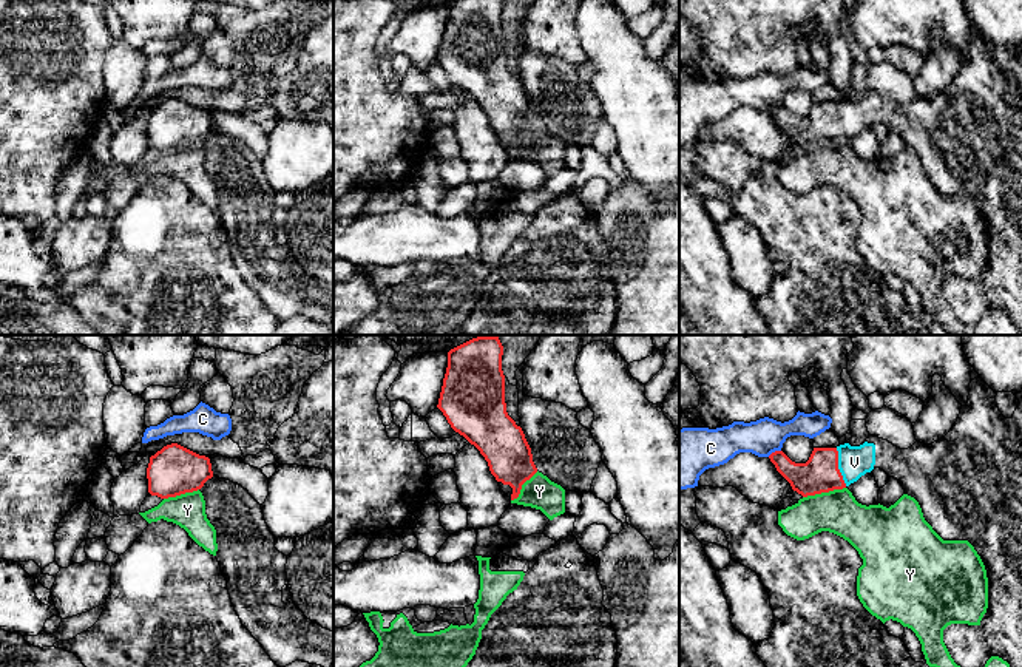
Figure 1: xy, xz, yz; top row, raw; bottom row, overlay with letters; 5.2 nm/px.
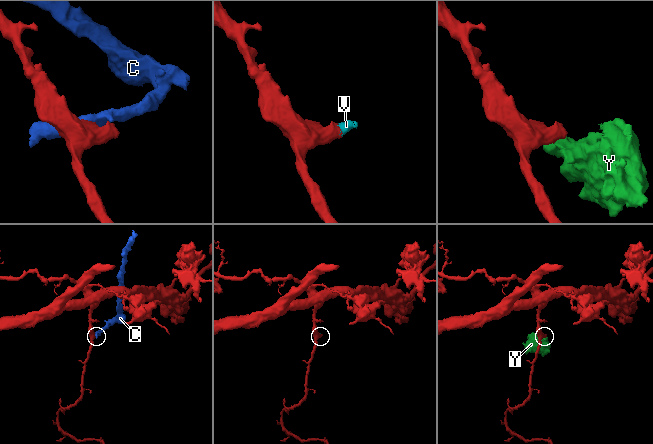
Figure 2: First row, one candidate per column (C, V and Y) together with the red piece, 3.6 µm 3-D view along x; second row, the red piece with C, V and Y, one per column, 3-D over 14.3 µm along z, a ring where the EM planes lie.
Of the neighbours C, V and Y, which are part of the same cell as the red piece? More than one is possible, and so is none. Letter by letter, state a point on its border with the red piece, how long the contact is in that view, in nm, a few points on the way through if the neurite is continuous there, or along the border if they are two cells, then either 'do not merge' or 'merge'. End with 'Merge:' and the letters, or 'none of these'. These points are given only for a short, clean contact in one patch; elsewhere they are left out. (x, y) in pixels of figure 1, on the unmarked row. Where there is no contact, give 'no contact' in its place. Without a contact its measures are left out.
C: yz (775, 105) | 80 nm | do not merge
V: yz (837, 121) | 200 nm | across yz (820, 127), (837, 121), (854, 116) | merge
Y: yz (823, 145) | 240 nm | along yz (845, 141), (803, 152) | do not merge
Merge: V

